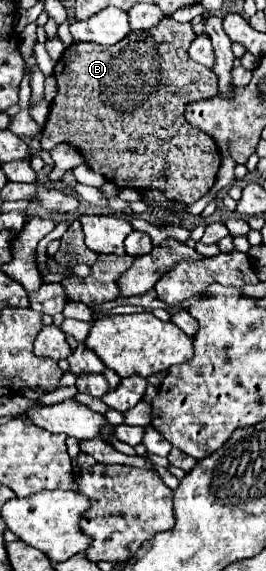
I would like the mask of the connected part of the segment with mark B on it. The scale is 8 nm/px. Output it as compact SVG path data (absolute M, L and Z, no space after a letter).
M167 16L149 32L129 32L125 40L101 48L93 42L73 42L57 62L53 74L57 78L57 96L51 102L51 114L41 136L41 150L53 150L57 144L75 146L89 168L101 172L109 182L119 188L133 190L159 190L169 200L193 204L203 198L215 184L221 154L217 144L205 132L185 122L185 106L193 100L211 98L219 94L217 76L213 70L193 62L187 54L195 32L191 24L181 24Z

